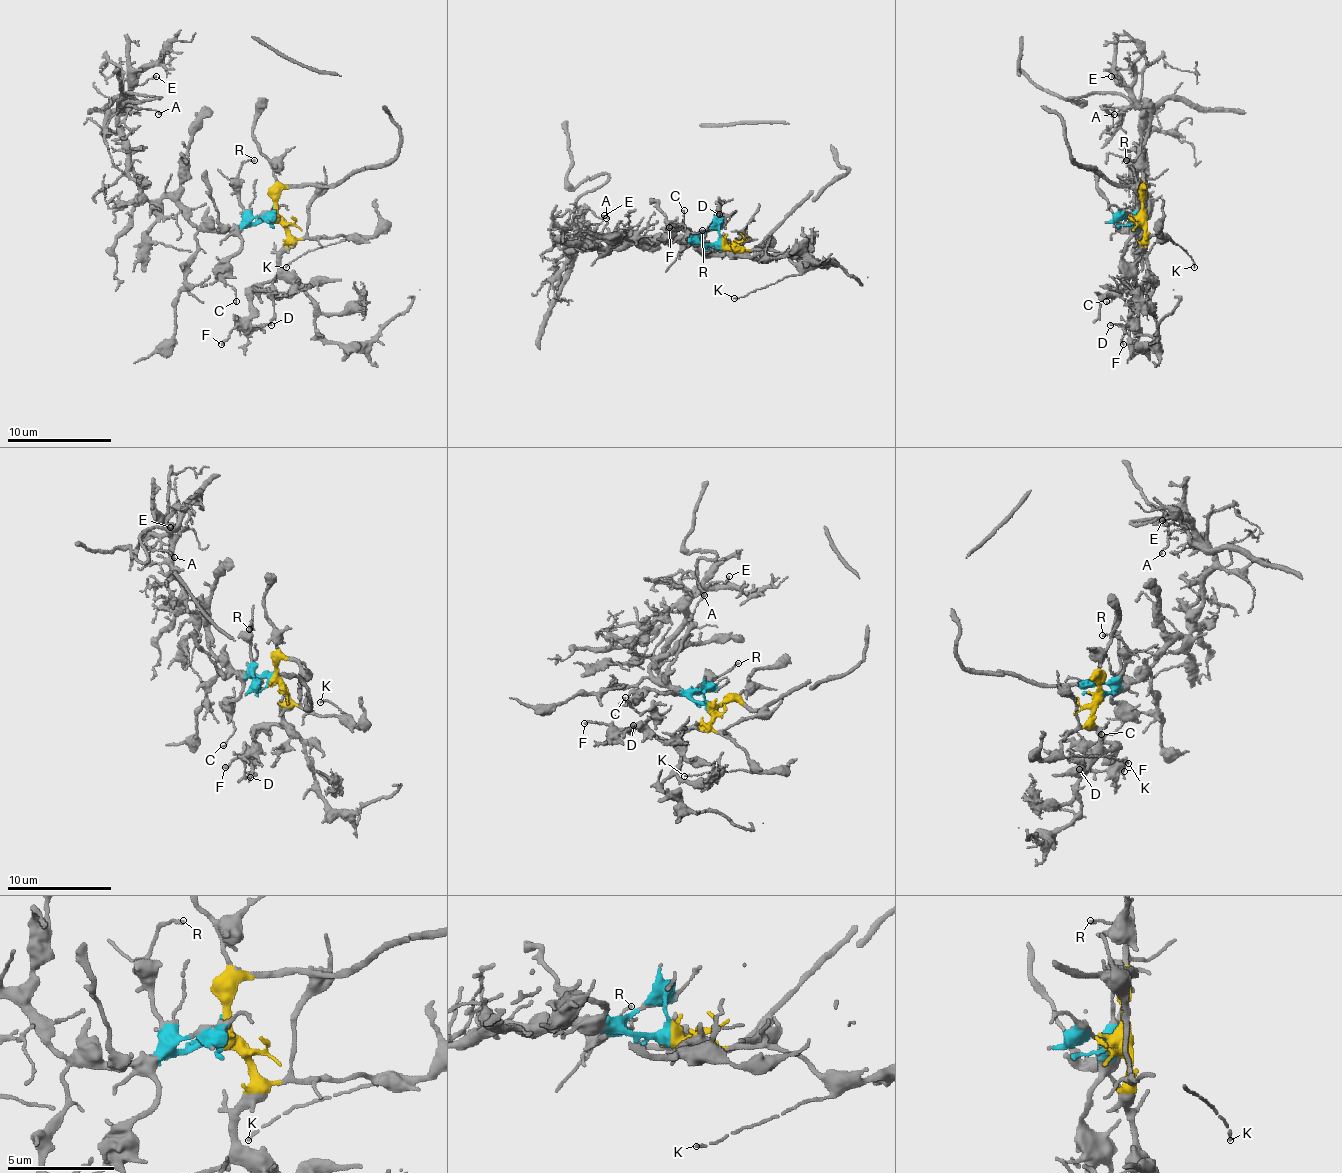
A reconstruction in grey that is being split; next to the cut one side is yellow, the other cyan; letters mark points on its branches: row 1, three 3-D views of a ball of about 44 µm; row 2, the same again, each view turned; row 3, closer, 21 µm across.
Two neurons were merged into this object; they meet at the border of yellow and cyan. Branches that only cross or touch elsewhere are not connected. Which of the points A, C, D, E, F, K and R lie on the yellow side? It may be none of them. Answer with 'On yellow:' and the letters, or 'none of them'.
On yellow: D, F, K

